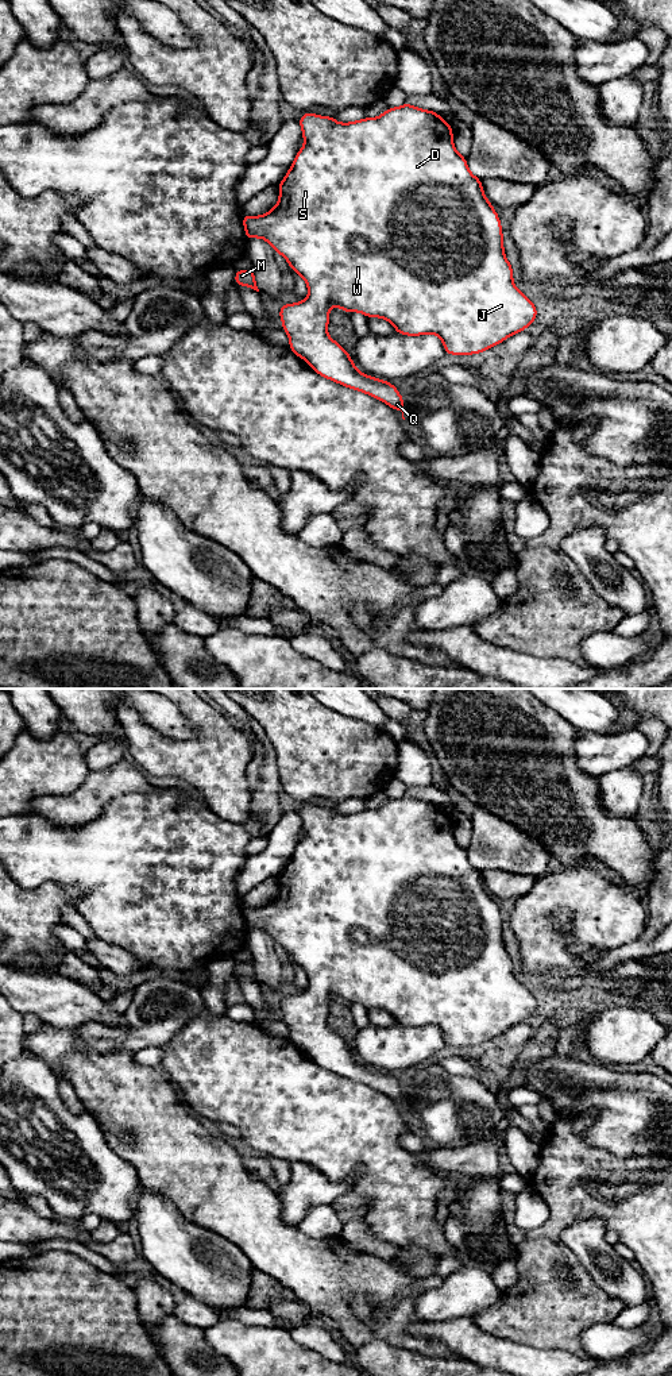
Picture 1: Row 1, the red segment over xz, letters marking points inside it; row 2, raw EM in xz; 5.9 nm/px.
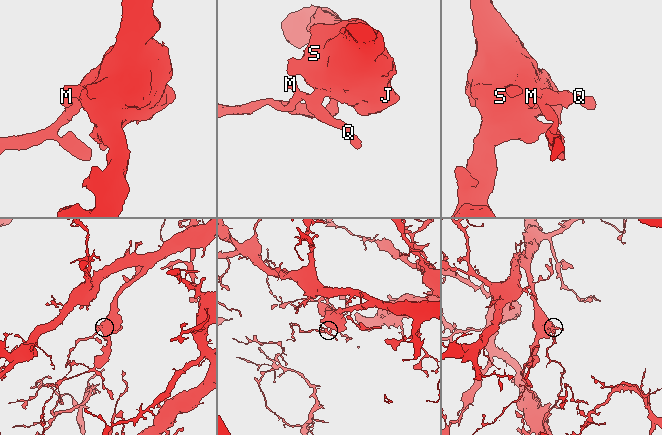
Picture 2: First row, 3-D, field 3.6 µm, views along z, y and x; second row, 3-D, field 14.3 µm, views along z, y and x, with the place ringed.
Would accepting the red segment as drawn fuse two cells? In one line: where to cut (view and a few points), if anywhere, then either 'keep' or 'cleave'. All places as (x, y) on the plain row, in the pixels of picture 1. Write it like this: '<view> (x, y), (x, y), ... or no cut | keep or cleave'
no cut | keep

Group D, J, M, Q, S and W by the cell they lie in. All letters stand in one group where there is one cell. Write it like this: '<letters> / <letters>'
D J M Q S W

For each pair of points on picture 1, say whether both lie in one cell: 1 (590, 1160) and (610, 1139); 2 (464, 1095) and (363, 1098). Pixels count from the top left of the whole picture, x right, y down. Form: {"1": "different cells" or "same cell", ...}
{"1": "different cells", "2": "different cells"}

